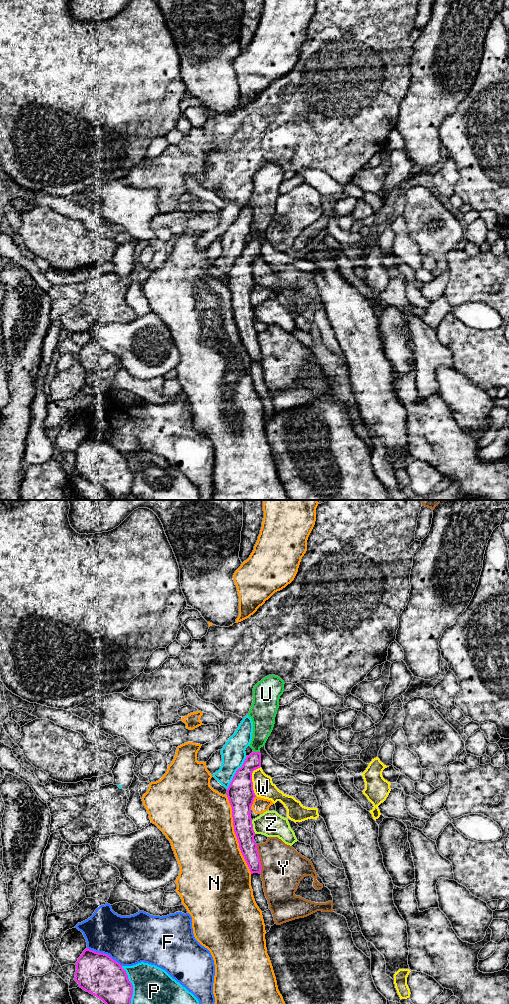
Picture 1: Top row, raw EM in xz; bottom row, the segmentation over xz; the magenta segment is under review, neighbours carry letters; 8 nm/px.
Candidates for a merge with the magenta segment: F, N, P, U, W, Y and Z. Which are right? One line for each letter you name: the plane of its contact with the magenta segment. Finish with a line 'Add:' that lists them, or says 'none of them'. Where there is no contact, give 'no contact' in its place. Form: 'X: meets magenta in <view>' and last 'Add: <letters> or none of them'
U: meets magenta in xz
Add: U

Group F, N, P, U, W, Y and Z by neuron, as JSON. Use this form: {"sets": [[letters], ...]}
{"sets": [["F"], ["N"], ["P"], ["U"], ["W"], ["Y"], ["Z"]]}

